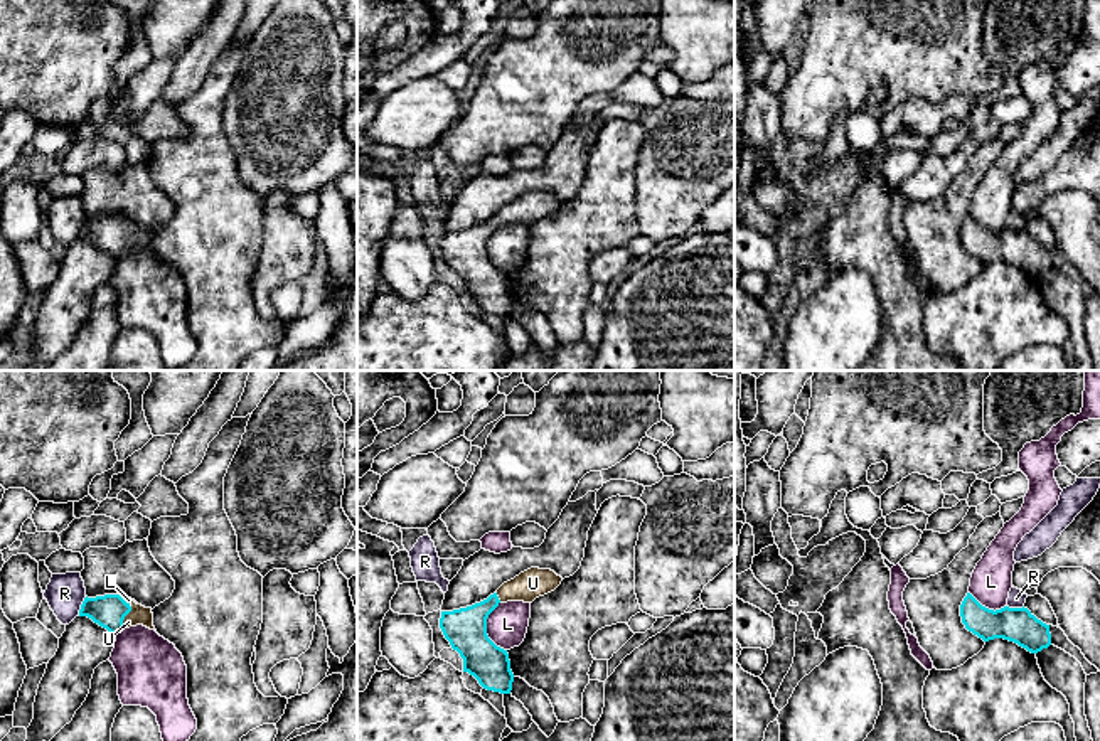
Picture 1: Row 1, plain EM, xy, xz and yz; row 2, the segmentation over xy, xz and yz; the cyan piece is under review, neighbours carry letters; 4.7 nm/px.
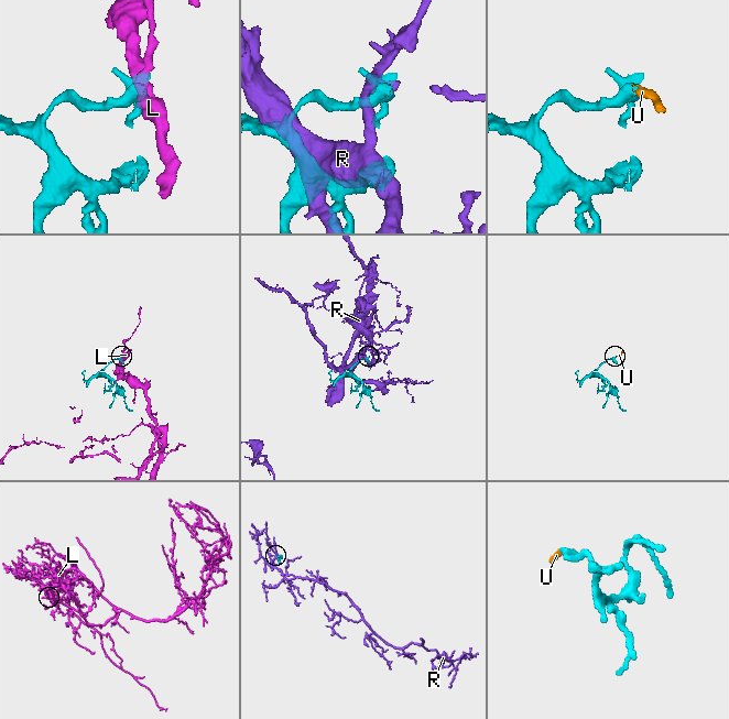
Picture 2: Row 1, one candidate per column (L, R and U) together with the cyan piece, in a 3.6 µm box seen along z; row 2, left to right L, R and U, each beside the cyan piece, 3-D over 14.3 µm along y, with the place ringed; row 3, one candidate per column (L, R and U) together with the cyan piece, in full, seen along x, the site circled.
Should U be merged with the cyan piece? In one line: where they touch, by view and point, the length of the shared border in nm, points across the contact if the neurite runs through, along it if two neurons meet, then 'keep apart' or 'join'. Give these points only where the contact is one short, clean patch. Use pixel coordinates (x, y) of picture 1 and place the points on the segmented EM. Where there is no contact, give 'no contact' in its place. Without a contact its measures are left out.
xy (125, 615) | 120 nm | across xy (110, 610), (125, 615), (138, 615) | join

